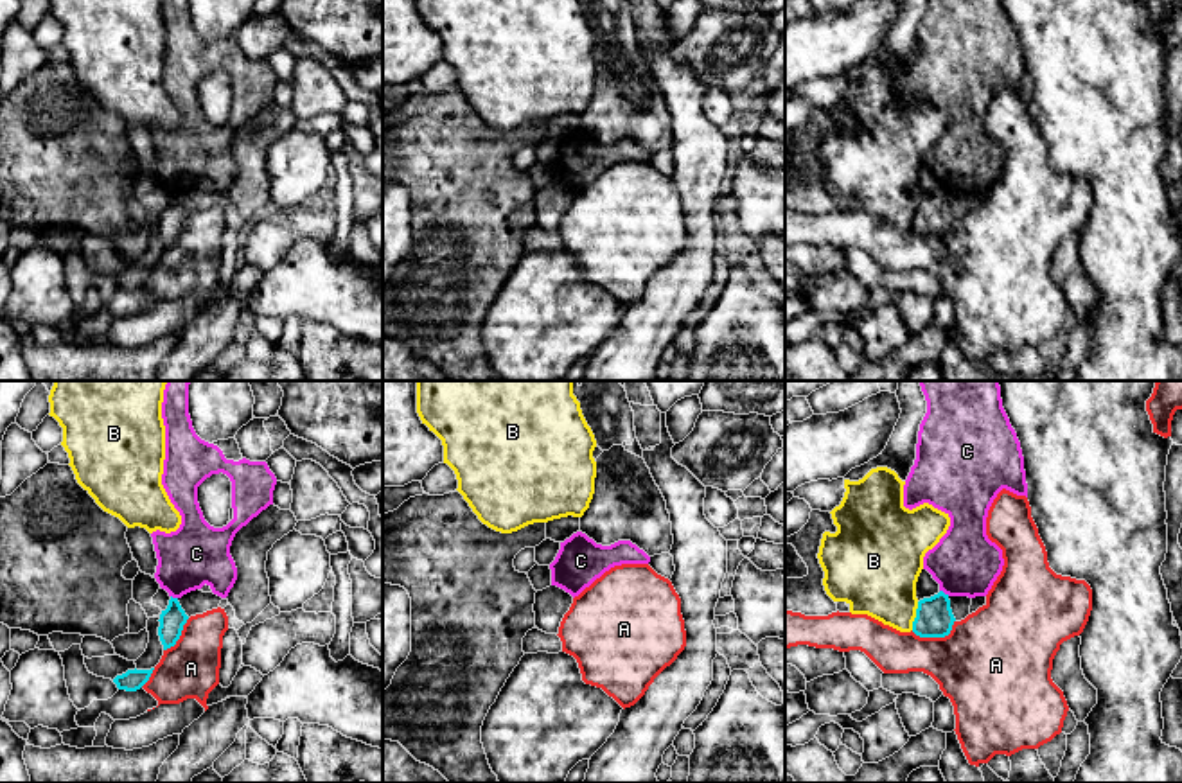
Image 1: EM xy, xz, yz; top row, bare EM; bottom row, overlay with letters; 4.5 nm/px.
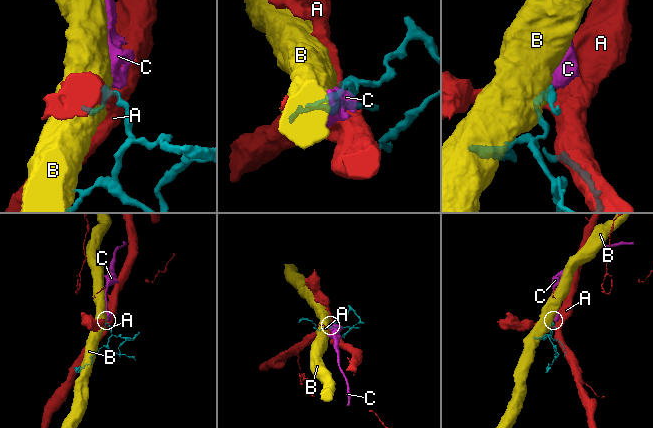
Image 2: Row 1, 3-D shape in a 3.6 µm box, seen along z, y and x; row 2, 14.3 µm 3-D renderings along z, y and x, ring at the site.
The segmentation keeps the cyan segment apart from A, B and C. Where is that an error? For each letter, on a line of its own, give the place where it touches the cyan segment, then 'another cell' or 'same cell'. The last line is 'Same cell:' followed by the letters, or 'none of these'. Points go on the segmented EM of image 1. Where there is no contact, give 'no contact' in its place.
A: yz (936, 636) | another cell
B: yz (917, 616) | another cell
C: yz (943, 593) | another cell
Same cell: none of these

